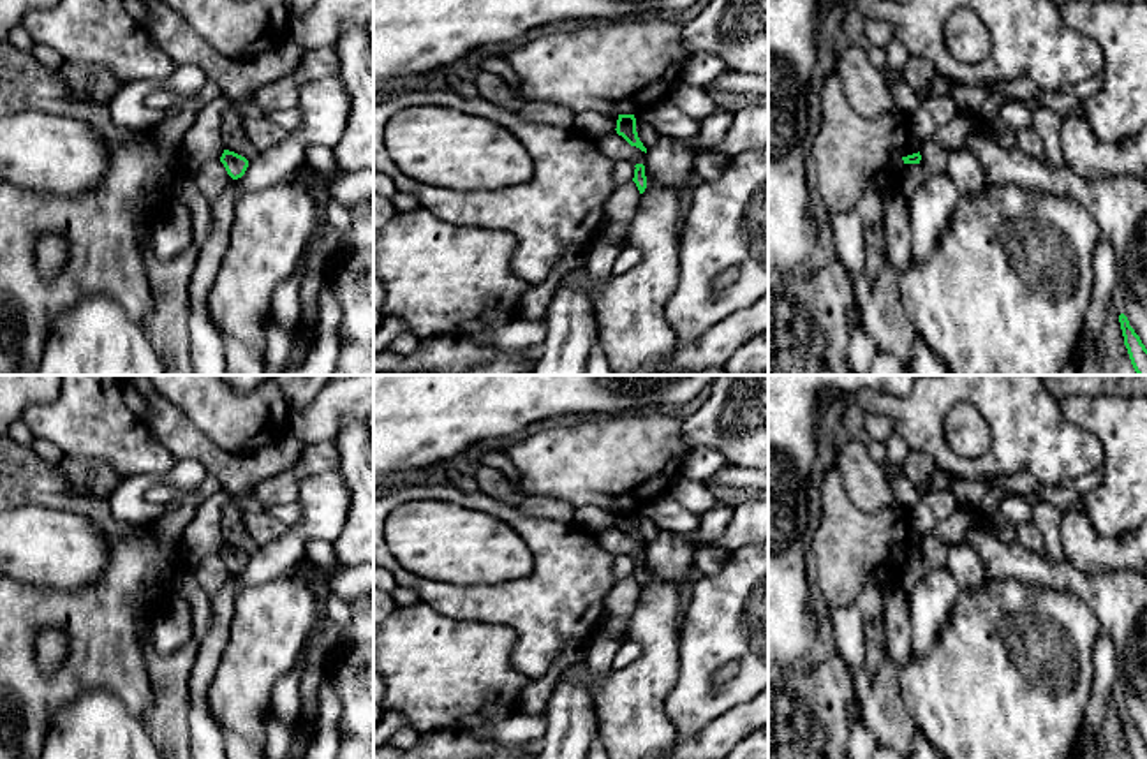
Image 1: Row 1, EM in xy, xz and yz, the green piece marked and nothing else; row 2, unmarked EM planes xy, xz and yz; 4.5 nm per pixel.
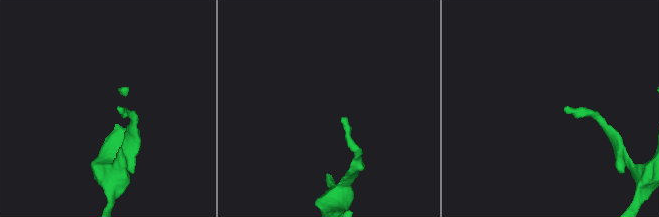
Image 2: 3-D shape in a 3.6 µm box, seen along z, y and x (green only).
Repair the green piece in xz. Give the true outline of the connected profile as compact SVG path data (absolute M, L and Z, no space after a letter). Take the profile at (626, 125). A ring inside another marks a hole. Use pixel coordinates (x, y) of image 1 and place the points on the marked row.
M618 114L617 120L617 134L622 136L631 146L640 148L641 151L647 153L647 148L643 146L643 143L638 137L636 132L636 118L634 114Z

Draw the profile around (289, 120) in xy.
M248 102L241 107L241 114L250 120L264 120L268 123L280 125L287 134L300 129L301 123L301 109L291 107L291 109L277 109L270 111L266 116L263 114L261 107L255 102Z

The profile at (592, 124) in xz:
M583 111L574 114L574 130L596 141L604 134L615 130L617 120L618 120L618 114Z

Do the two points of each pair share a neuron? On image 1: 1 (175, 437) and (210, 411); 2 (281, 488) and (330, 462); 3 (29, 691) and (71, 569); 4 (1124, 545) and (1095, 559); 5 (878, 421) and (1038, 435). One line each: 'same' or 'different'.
1: different
2: same
3: different
4: same
5: different

